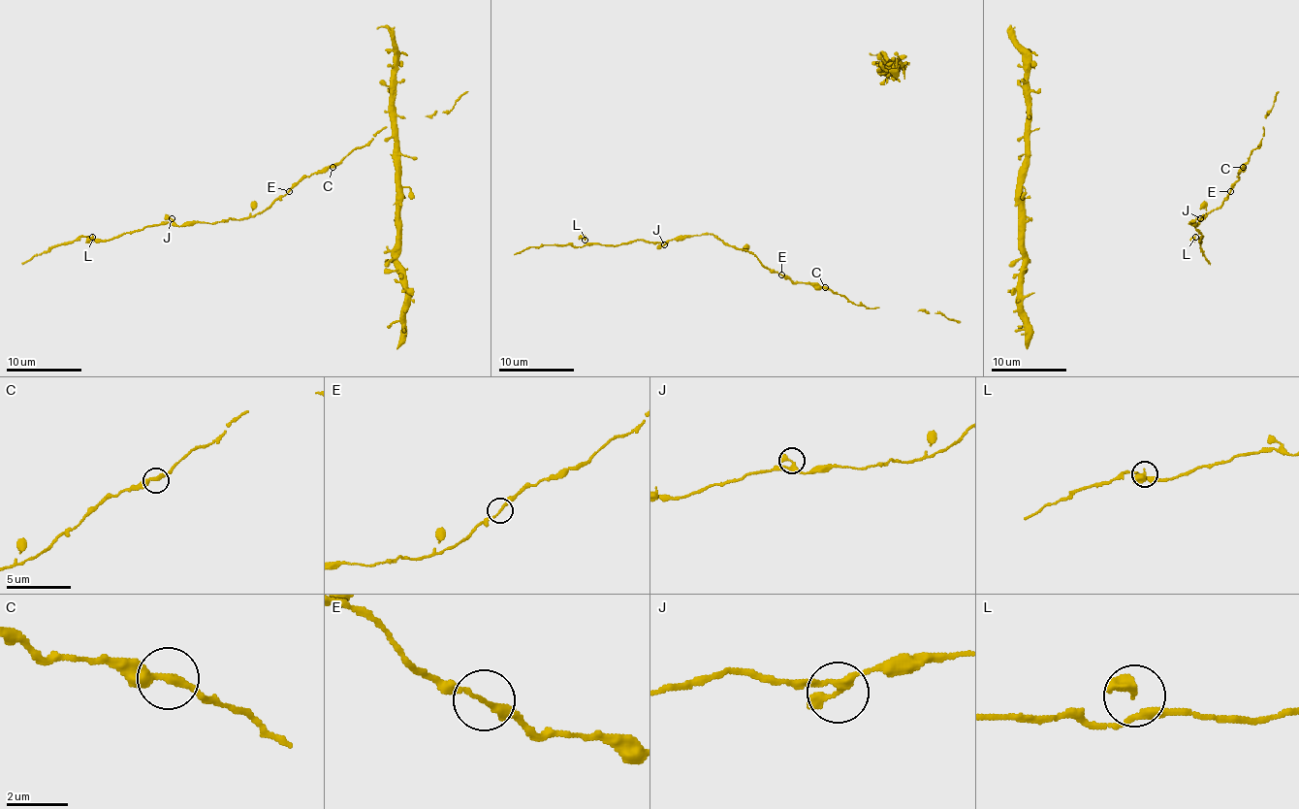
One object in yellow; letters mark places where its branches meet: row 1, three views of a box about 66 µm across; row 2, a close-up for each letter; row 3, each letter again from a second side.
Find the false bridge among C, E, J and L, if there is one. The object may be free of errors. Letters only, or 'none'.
none

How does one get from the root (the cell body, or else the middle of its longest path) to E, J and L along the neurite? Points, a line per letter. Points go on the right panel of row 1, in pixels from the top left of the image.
E: (1243, 163), (1239, 178), (1229, 191)
J: (1243, 163), (1239, 178), (1223, 203), (1203, 220), (1191, 220), (1189, 224), (1195, 226), (1201, 218)
L: (1243, 163), (1223, 203), (1203, 220), (1189, 222), (1197, 224), (1195, 228), (1201, 233), (1201, 239), (1195, 237)

